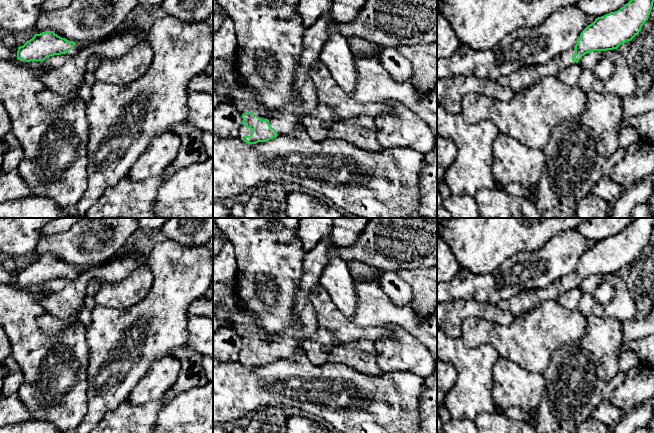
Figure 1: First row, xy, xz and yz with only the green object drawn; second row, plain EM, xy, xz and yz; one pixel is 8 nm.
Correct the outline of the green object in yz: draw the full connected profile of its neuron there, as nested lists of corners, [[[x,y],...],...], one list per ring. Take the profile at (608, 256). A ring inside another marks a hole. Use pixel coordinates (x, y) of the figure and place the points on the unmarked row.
[[[637,218],[627,228],[615,236],[598,241],[588,249],[580,258],[575,271],[568,276],[557,280],[545,288],[524,290],[508,300],[500,301],[497,306],[503,310],[510,311],[514,316],[528,312],[547,300],[557,300],[564,292],[572,289],[591,275],[607,275],[617,273],[626,265],[631,265],[641,255],[642,250],[648,244],[654,226],[654,218]]]

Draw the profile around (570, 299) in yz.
[[[575,287],[560,294],[560,296],[557,298],[557,301],[561,306],[565,308],[576,309],[579,304],[581,295],[582,292],[580,289]]]

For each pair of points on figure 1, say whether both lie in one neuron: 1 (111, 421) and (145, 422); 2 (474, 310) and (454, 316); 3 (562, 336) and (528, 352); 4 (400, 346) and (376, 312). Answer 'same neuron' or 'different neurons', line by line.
1: same neuron
2: same neuron
3: same neuron
4: different neurons

